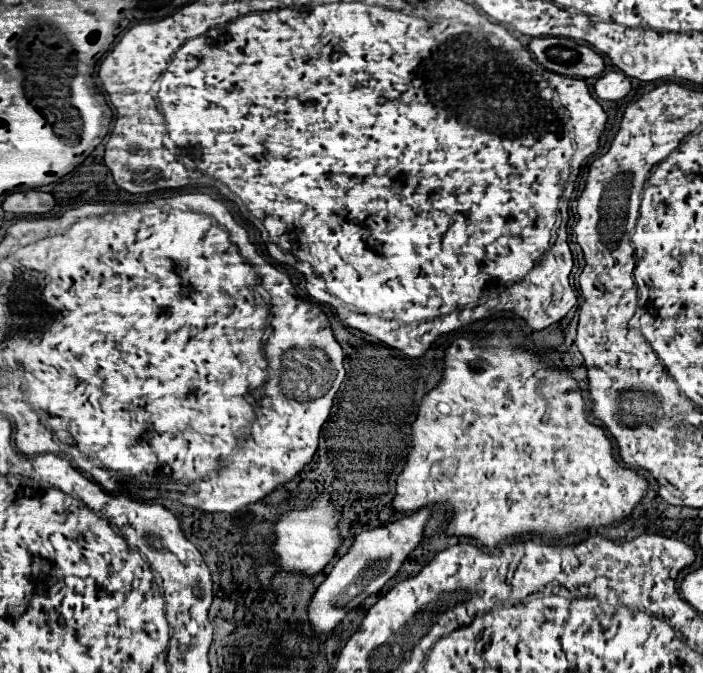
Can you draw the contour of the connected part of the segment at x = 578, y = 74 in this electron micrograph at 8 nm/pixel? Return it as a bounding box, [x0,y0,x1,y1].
[530,38,604,80]

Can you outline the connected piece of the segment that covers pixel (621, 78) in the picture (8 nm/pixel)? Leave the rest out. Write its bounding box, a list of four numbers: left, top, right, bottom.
[594,70,630,102]

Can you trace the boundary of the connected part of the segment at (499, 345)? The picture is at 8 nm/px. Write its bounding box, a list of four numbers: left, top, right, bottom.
[394,319,648,550]

